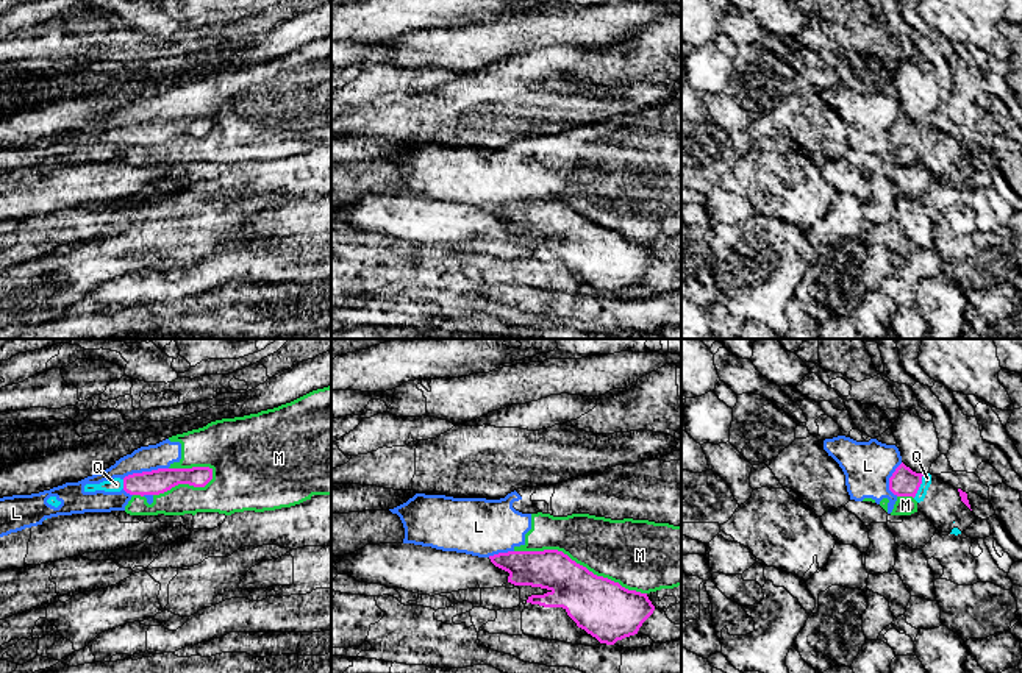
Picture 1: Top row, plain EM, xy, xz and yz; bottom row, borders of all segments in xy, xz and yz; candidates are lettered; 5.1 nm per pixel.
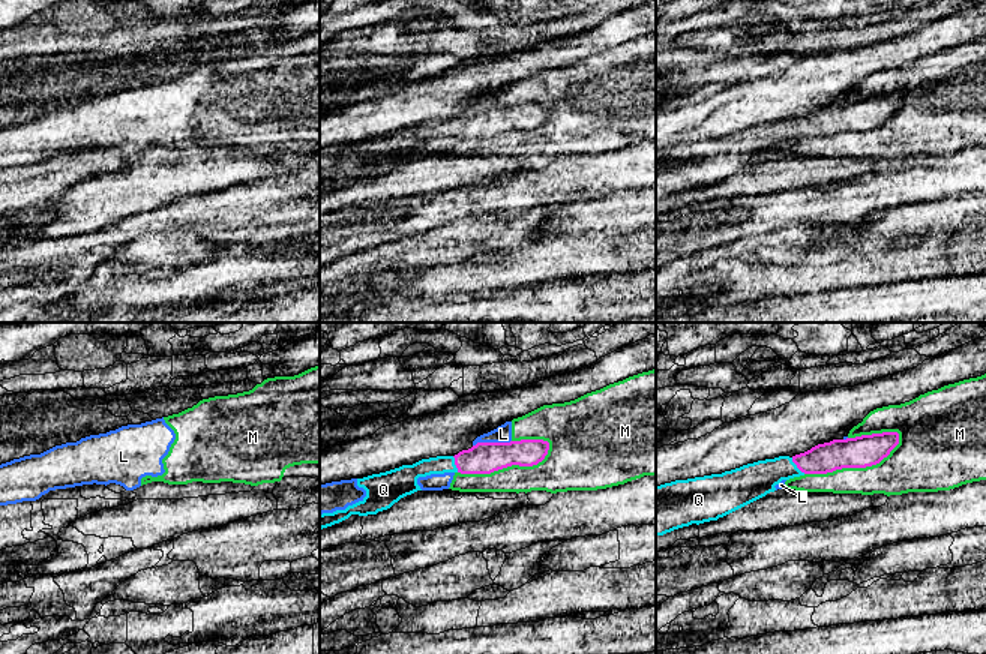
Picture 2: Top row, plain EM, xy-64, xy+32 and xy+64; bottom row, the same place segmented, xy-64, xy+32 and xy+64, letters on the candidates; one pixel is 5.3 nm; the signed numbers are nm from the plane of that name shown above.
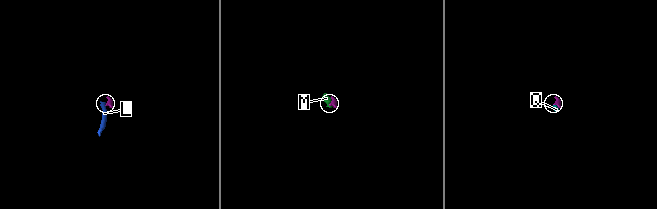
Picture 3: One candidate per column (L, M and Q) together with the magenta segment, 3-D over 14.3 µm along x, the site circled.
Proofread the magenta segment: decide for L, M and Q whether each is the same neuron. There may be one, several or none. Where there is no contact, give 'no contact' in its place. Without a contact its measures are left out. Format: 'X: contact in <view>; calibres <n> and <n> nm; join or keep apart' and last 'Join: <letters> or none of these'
L: contact in xy; calibres 130 and 130 nm; keep apart
M: contact in xz; calibres 300 and 320 nm; keep apart
Q: contact in yz; calibres 140 and 50 nm; join
Join: Q

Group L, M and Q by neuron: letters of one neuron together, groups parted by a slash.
L M / Q

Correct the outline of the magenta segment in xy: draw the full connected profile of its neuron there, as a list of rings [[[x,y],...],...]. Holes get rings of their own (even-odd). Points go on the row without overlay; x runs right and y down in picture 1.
[[[158,119],[152,122],[133,123],[123,130],[114,128],[100,134],[86,134],[84,142],[120,142],[122,139],[130,145],[159,145],[178,134],[189,134],[194,137],[205,137],[213,130],[213,119]]]

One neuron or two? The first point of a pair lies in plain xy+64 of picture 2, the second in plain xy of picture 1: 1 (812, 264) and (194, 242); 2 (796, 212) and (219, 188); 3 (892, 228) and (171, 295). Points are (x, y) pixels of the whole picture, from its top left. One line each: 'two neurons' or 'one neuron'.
1: two neurons
2: one neuron
3: one neuron

